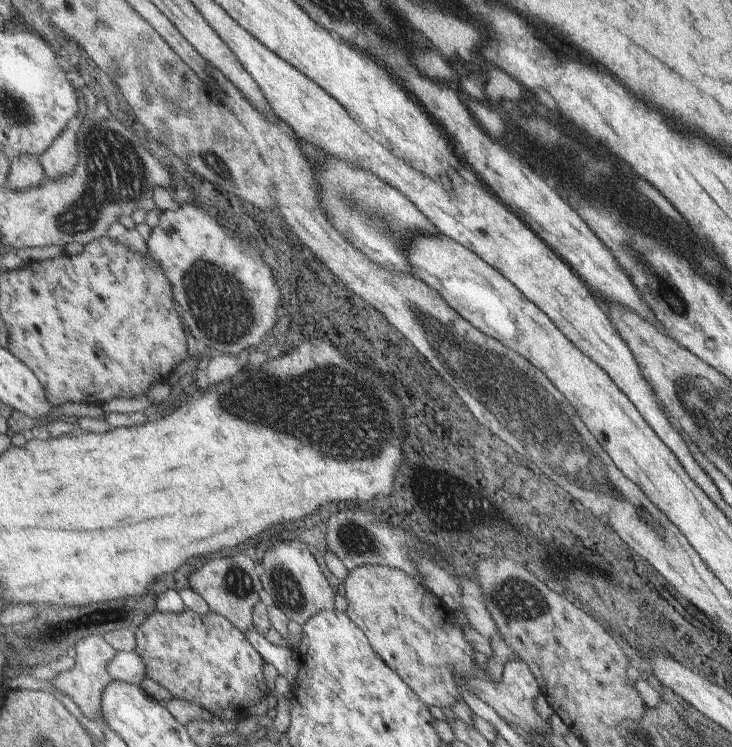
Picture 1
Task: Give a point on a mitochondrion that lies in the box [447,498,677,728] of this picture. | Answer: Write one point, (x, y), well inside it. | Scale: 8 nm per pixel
(519, 604)

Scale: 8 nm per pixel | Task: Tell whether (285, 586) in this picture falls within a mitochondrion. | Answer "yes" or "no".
yes

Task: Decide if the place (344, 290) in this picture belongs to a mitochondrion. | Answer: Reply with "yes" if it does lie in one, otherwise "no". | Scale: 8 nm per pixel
no

